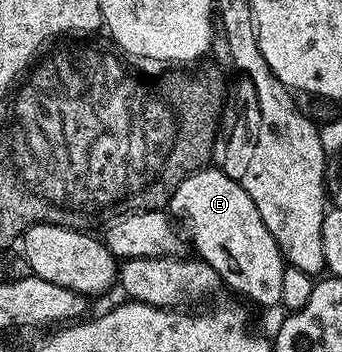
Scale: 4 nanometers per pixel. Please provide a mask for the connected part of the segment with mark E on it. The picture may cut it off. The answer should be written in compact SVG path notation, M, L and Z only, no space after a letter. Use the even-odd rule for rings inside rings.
M218 167L198 169L179 183L170 197L168 209L171 214L179 213L194 224L198 232L198 249L202 252L201 260L217 269L219 278L238 292L235 294L258 307L279 304L280 282L284 280L288 266L276 239L272 239L272 231L264 227L264 219L260 219L260 211L256 211L252 195L248 195L240 183L233 181ZM214 253L227 253L234 257L234 265L222 265L221 259L214 257Z

